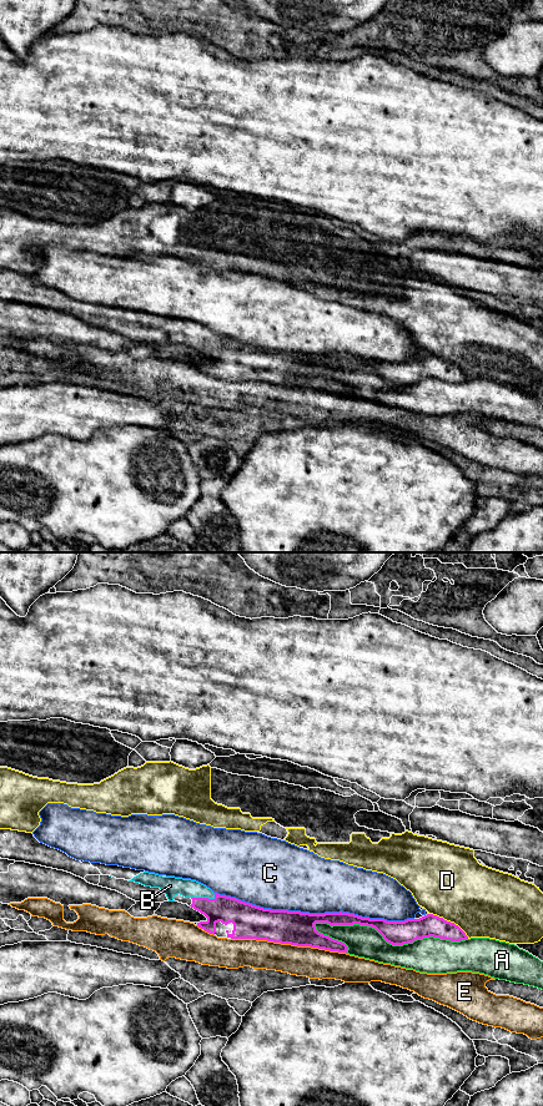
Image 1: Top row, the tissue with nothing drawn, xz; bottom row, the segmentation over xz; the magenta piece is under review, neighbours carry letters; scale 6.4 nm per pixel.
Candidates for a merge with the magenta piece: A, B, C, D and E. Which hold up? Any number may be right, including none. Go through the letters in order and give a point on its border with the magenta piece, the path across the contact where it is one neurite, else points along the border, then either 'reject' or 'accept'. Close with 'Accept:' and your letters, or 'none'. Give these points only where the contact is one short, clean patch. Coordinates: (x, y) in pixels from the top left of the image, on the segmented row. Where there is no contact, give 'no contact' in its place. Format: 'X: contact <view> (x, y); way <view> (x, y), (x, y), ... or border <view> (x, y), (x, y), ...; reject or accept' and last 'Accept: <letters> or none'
A: contact xz (391, 943); reject
B: contact xz (204, 898); accept
C: contact xz (313, 914); reject
D: contact xz (450, 922); reject
E: contact xz (288, 943); reject
Accept: B

